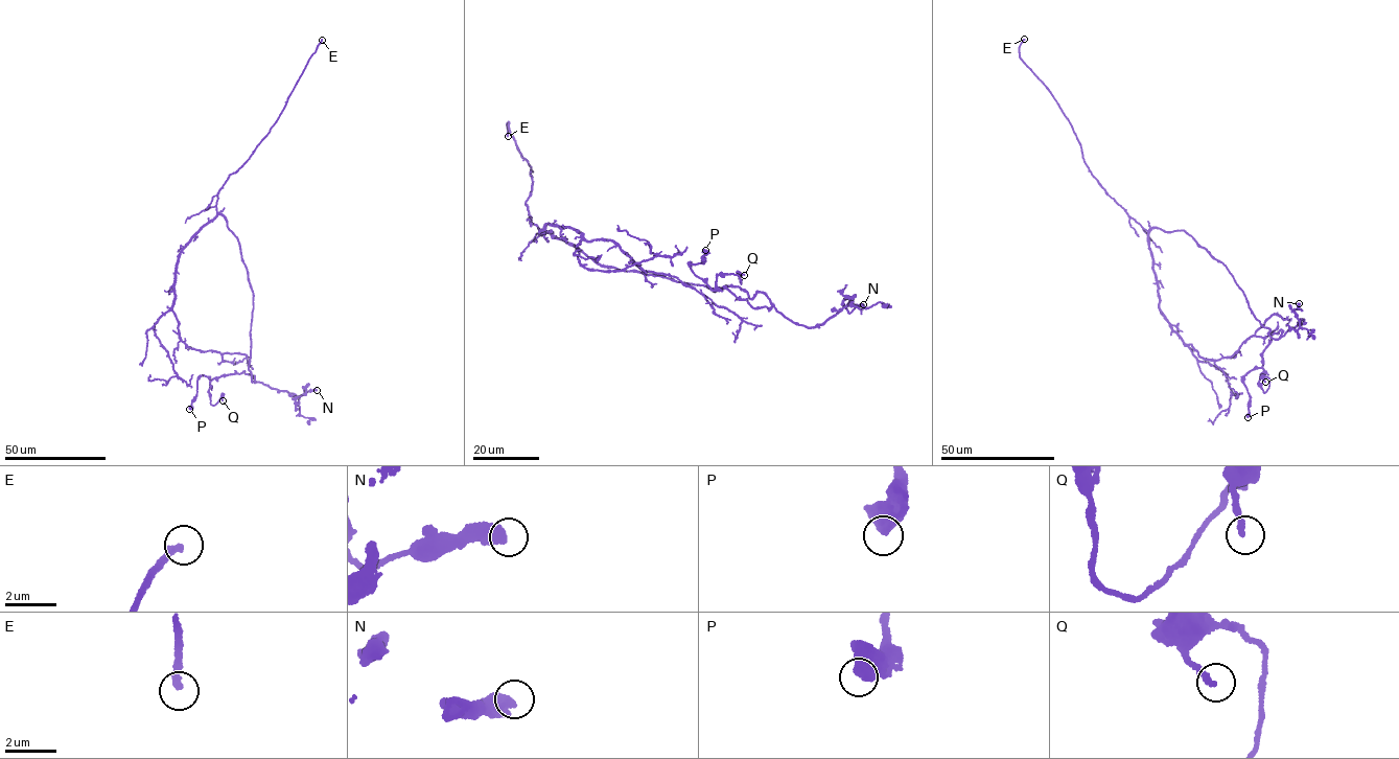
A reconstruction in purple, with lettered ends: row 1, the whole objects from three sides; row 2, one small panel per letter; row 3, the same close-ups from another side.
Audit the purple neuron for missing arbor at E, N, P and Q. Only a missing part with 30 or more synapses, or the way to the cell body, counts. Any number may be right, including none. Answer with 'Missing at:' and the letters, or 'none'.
Missing at: E

